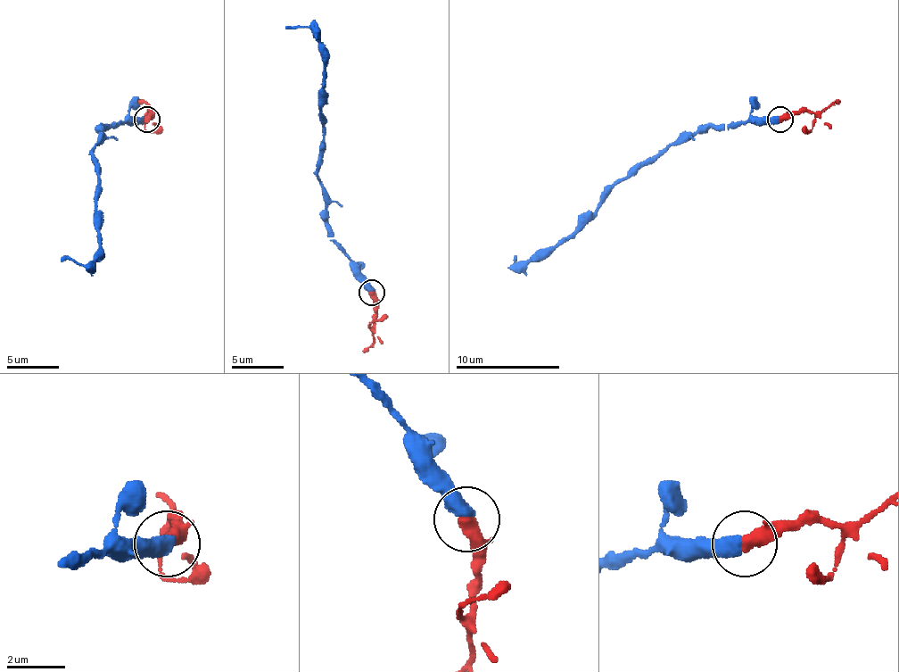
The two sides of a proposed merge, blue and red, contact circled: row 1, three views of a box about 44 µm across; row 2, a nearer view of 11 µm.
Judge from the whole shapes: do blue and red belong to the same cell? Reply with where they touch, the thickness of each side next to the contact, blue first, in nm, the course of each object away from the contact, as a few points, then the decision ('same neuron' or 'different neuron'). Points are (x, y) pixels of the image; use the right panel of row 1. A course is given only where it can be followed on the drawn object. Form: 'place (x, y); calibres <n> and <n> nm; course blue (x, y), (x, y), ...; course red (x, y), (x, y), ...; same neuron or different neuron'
place (779, 119); calibres 550 and 500 nm; course blue (778, 120), (754, 120), (681, 133), (624, 177), (573, 234), (515, 265), (515, 258); course red (780, 120), (801, 112), (814, 117), (809, 130), (801, 128); same neuron

